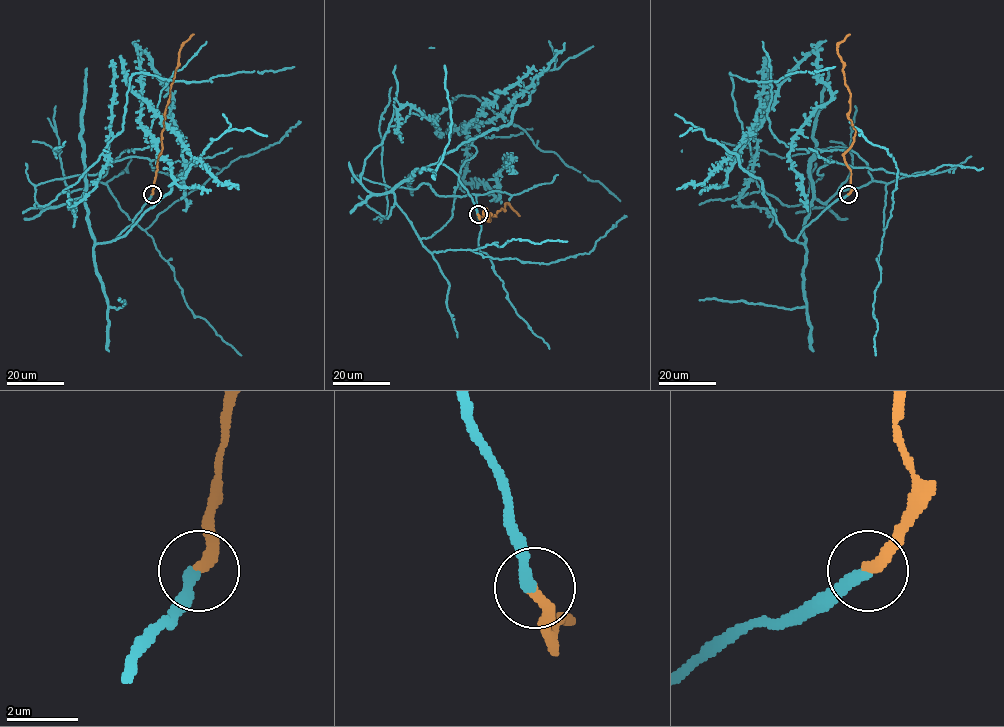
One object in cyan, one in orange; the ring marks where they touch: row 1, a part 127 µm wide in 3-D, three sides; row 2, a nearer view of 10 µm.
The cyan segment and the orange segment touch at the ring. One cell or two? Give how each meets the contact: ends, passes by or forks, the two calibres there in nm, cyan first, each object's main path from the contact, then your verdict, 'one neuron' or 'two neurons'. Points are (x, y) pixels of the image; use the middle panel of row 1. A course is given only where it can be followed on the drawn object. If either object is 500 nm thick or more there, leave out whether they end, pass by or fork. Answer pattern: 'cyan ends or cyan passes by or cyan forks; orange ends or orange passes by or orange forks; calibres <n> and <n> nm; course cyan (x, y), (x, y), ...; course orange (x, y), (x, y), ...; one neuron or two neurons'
cyan ends; orange ends; calibres 320 and 320 nm; course cyan (478, 214), (438, 162), (393, 190), (441, 229), (465, 126), (464, 180), (498, 197), (509, 174); course orange (478, 214), (482, 217), (485, 210), (488, 221), (491, 214), (496, 216), (507, 203), (519, 215); one neuron

